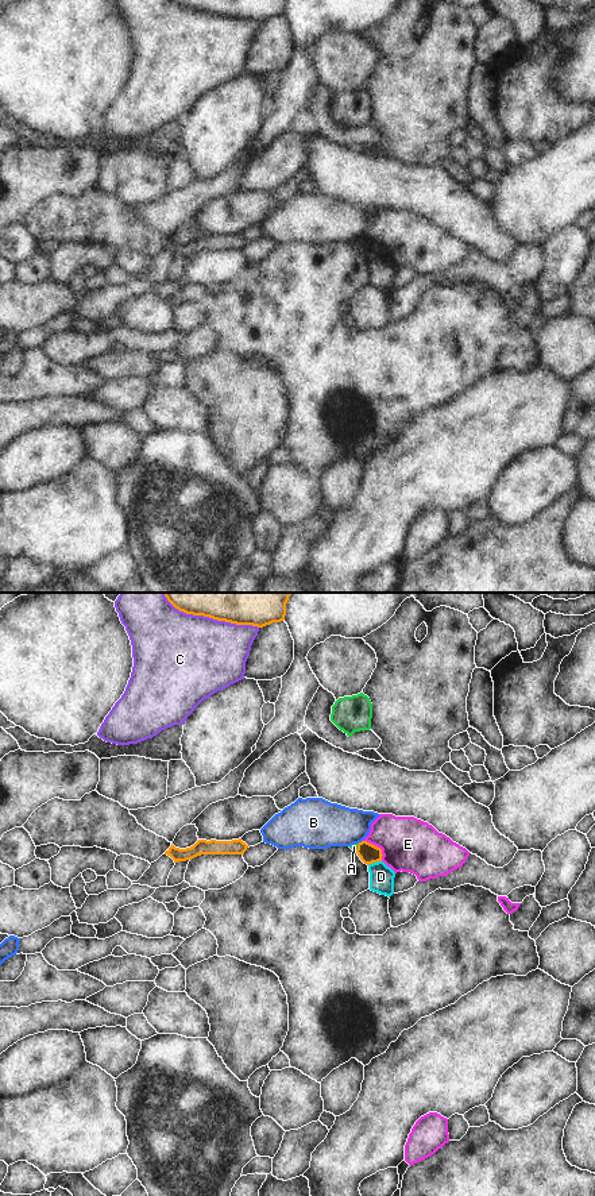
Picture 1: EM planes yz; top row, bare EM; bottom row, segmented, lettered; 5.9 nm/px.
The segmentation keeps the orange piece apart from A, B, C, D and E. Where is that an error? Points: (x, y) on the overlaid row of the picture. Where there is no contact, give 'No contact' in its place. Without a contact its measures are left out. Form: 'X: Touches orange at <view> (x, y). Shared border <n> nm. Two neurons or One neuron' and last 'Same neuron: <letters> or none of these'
A: Touches orange at yz (358, 848). Shared border 50 nm. Two neurons
B: Touches orange at yz (359, 843). Shared border 40 nm. Two neurons
C: Touches orange at yz (209, 617). Shared border 600 nm. Two neurons
D: Touches orange at yz (374, 861). Shared border 90 nm. Two neurons
E: Touches orange at yz (377, 847). Shared border 170 nm. Two neurons
Same neuron: none of these.

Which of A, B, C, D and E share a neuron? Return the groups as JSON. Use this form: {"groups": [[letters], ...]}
{"groups": [["A"], ["B"], ["C"], ["D"], ["E"]]}

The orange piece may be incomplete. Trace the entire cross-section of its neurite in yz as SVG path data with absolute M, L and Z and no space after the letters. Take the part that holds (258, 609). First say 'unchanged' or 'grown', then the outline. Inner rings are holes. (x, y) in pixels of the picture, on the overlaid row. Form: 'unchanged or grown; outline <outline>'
unchanged; outline M165 593L179 611L236 625L281 622L291 593Z

